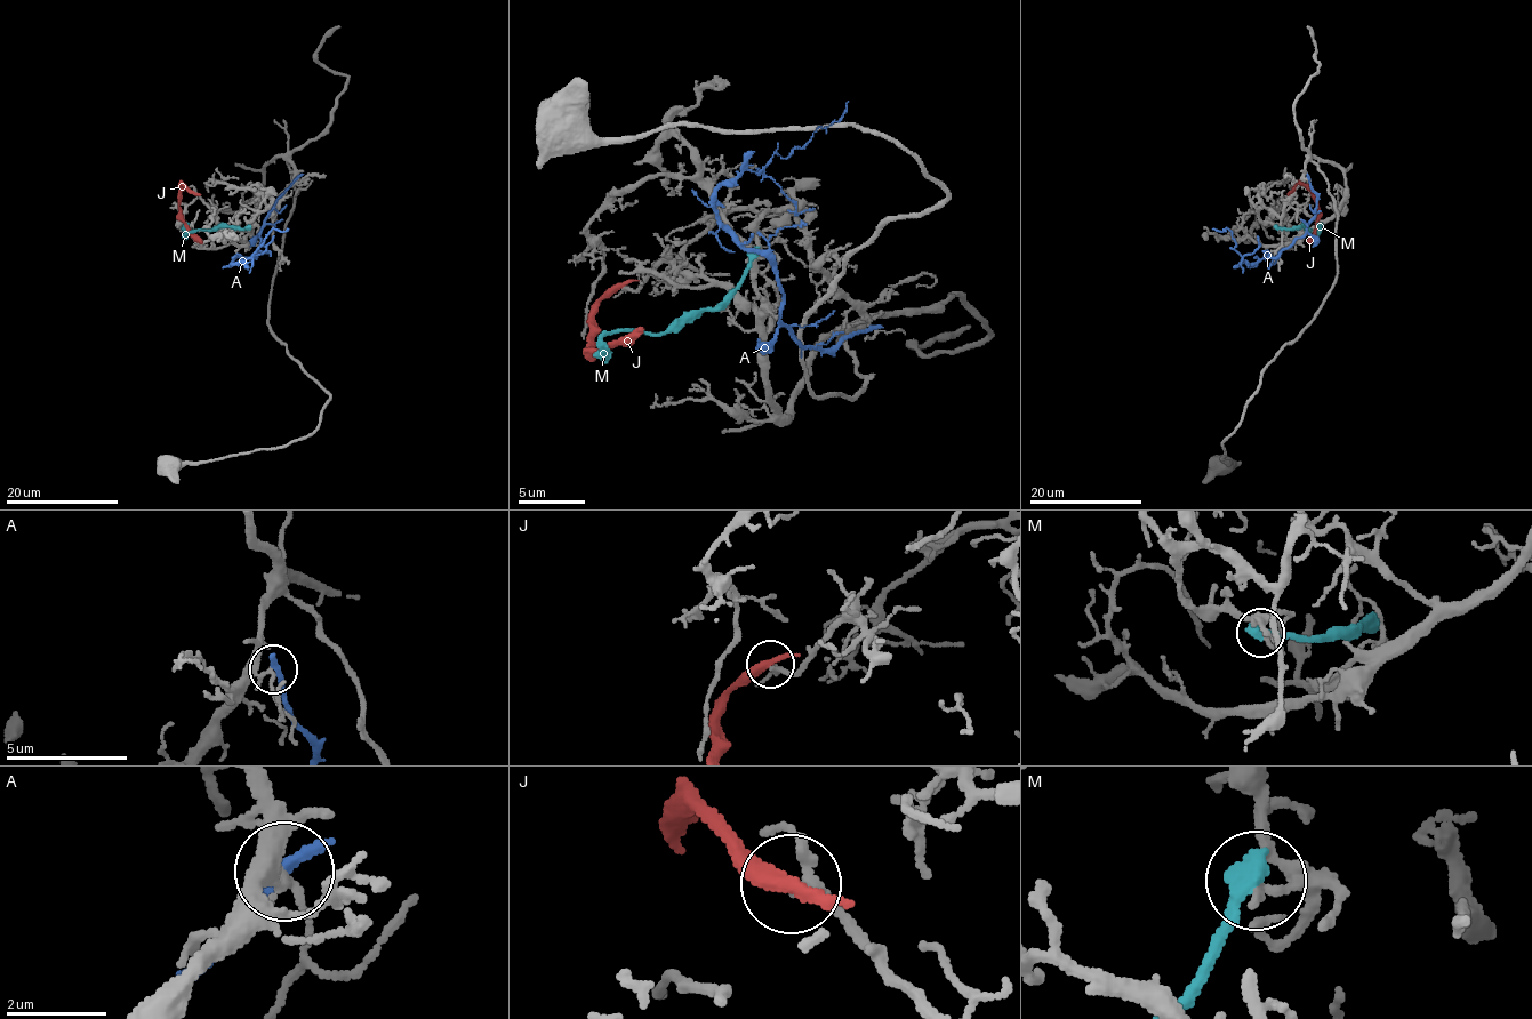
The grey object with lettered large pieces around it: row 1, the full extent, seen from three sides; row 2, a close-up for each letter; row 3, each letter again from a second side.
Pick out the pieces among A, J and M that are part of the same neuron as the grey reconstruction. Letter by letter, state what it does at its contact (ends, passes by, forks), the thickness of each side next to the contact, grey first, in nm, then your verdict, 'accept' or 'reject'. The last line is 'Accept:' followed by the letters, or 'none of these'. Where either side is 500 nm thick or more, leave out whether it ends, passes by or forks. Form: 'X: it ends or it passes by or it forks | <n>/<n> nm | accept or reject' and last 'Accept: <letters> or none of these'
A: it ends | 170/320 nm | reject
J: it passes by | 240/280 nm | reject
M: 200/500 nm | reject
Accept: none of these

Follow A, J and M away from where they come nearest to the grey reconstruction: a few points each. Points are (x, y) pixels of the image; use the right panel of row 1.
A: (1308, 177), (1316, 213), (1306, 232), (1277, 257), (1266, 256), (1250, 263), (1242, 261), (1230, 231), (1212, 230)
J: (1290, 192), (1298, 184), (1305, 185), (1317, 208), (1315, 237), (1308, 243)
M: (1277, 227), (1300, 226), (1310, 230), (1312, 235), (1322, 222)

